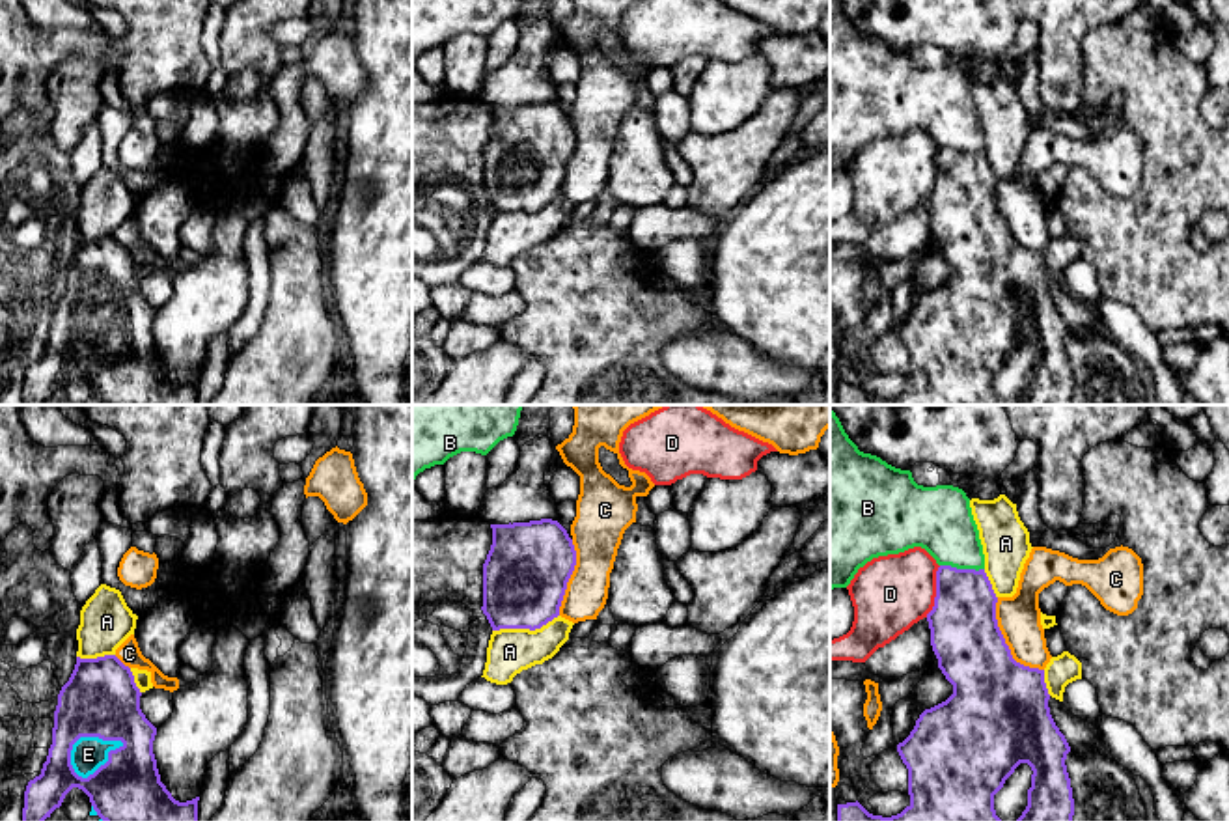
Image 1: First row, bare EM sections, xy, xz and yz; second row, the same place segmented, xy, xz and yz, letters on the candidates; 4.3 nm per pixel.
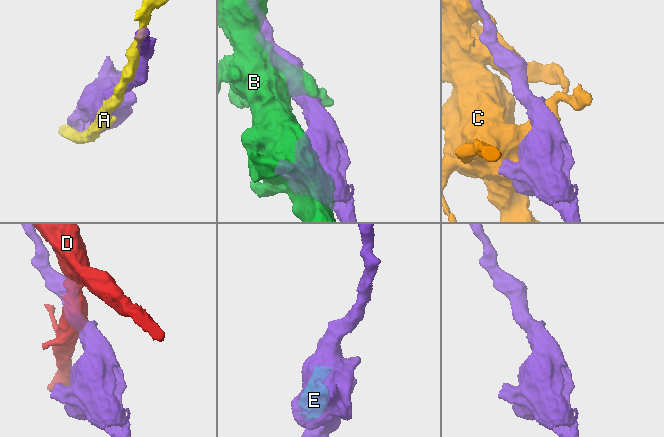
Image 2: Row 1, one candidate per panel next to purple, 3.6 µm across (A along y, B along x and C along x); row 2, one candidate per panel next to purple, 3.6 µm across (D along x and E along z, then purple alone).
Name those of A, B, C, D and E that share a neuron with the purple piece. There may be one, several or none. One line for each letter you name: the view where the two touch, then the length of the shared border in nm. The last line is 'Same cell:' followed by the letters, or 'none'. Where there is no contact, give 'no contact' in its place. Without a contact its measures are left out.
E: xy | 260 nm
Same cell: E

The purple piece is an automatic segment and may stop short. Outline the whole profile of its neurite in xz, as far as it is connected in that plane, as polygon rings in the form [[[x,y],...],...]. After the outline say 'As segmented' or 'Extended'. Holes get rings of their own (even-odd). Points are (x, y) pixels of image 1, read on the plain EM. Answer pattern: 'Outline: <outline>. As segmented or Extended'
Outline: [[[552,101],[490,106],[492,127],[483,146],[483,196],[492,213],[541,211],[559,198],[576,132],[567,112]]]. As segmented

